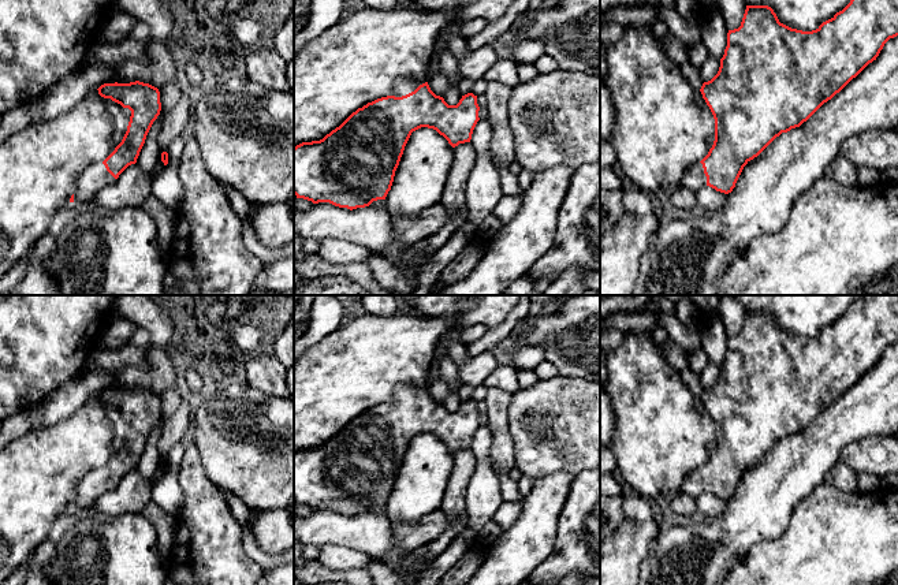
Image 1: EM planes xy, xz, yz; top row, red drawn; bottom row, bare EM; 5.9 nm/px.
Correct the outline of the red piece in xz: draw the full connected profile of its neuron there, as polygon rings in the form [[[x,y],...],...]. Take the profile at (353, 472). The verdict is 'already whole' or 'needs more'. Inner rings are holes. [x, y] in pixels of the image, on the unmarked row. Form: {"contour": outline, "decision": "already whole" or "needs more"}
{"contour": [[[399,385],[394,391],[391,402],[377,405],[358,414],[323,446],[302,448],[294,454],[294,500],[297,504],[303,504],[313,510],[329,508],[350,517],[369,513],[377,506],[385,506],[413,437],[421,433],[433,435],[455,454],[459,450],[470,448],[473,436],[480,426],[478,417],[477,402],[473,399],[462,402],[457,411],[448,411],[443,403],[436,402],[431,396],[428,388]]], "decision": "needs more"}

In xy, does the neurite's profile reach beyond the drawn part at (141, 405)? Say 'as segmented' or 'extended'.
extended

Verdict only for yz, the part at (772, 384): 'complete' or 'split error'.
split error

